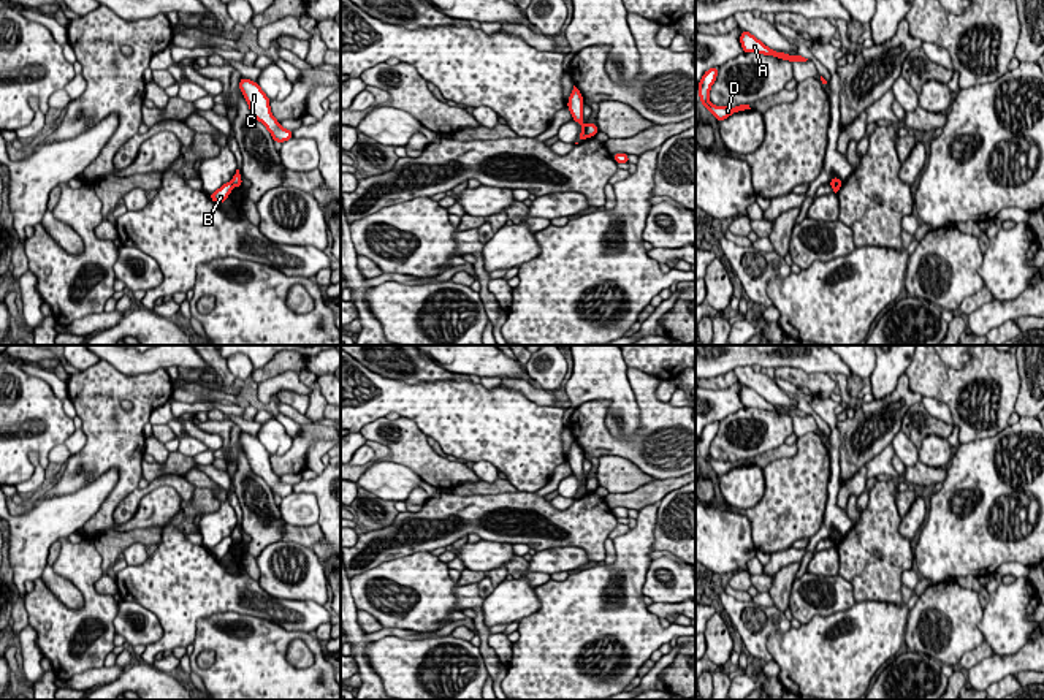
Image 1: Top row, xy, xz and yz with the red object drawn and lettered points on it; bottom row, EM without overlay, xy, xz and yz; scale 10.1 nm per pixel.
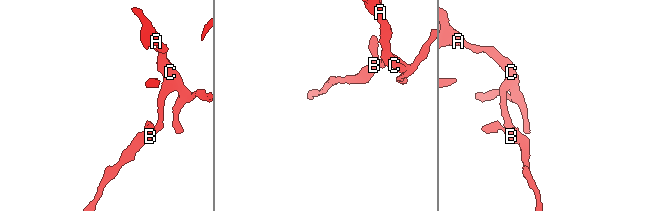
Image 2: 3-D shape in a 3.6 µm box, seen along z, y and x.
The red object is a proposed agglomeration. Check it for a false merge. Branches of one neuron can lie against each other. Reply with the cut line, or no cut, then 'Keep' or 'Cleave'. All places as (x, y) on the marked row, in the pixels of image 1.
Split along xz (585, 125), (586, 136). Cleave

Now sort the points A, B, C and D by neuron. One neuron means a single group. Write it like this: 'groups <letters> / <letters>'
groups A C D / B

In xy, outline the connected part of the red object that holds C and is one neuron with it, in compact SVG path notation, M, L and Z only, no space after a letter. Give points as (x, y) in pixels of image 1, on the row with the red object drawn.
M241 78L239 90L242 92L242 97L246 98L249 105L252 117L266 127L274 143L285 143L293 138L293 131L284 128L279 124L279 120L272 116L271 106L269 106L271 100L261 90L258 82L253 82L247 78Z

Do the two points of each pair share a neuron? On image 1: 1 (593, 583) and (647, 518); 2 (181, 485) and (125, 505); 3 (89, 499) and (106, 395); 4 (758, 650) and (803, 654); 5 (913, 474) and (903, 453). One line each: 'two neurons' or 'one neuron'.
1: one neuron
2: one neuron
3: two neurons
4: two neurons
5: two neurons

